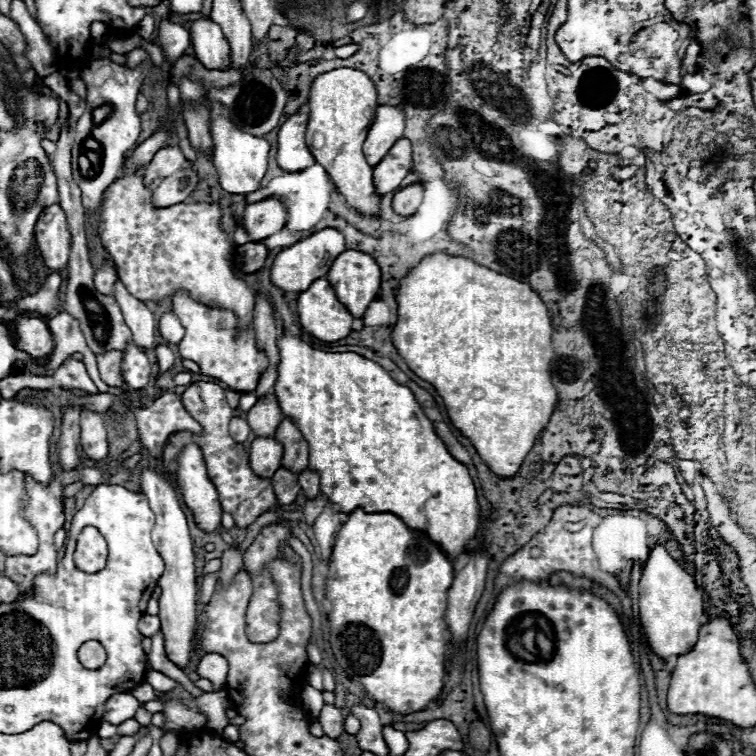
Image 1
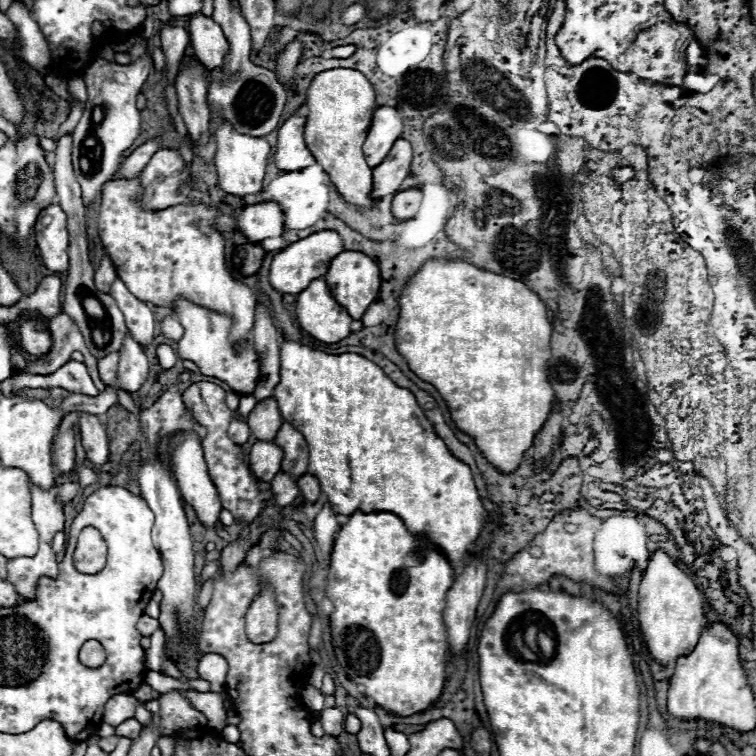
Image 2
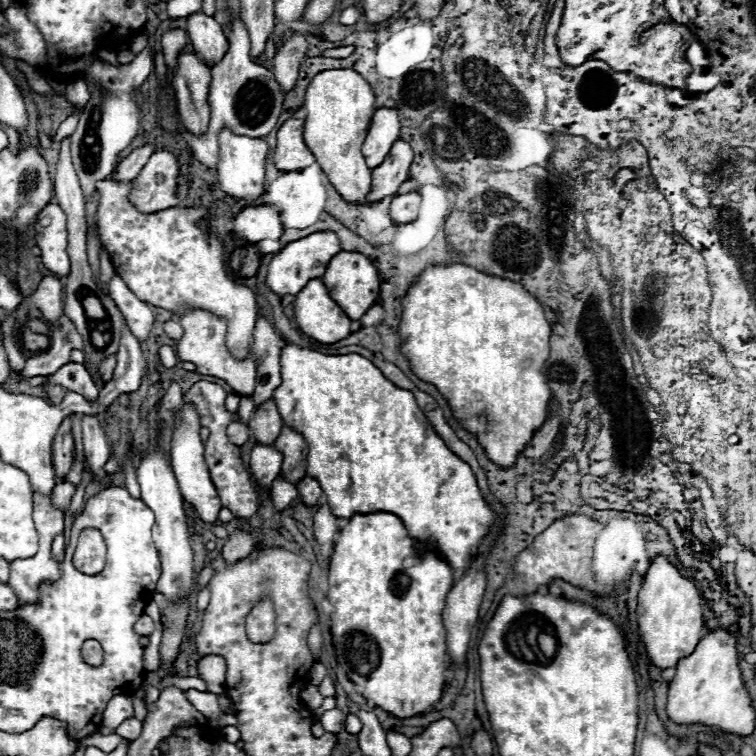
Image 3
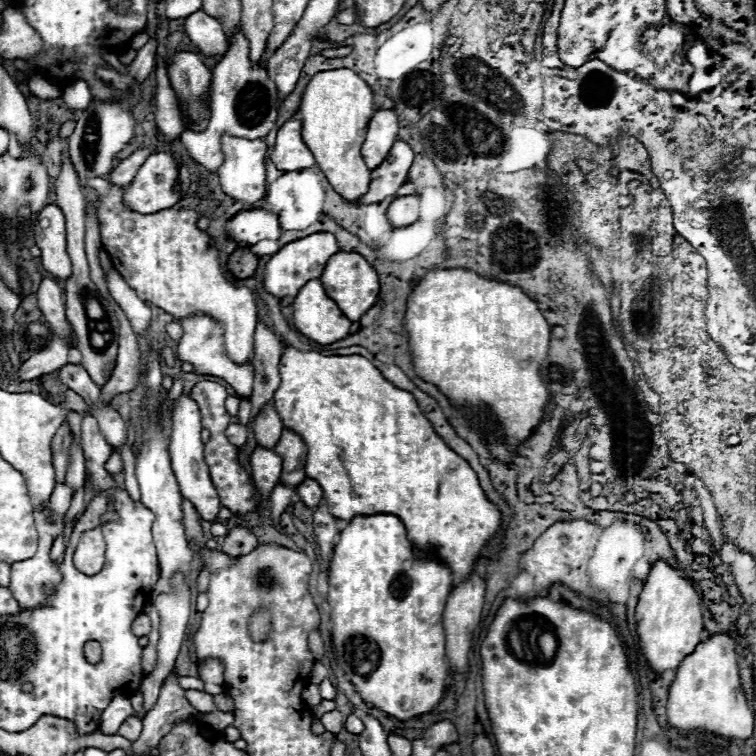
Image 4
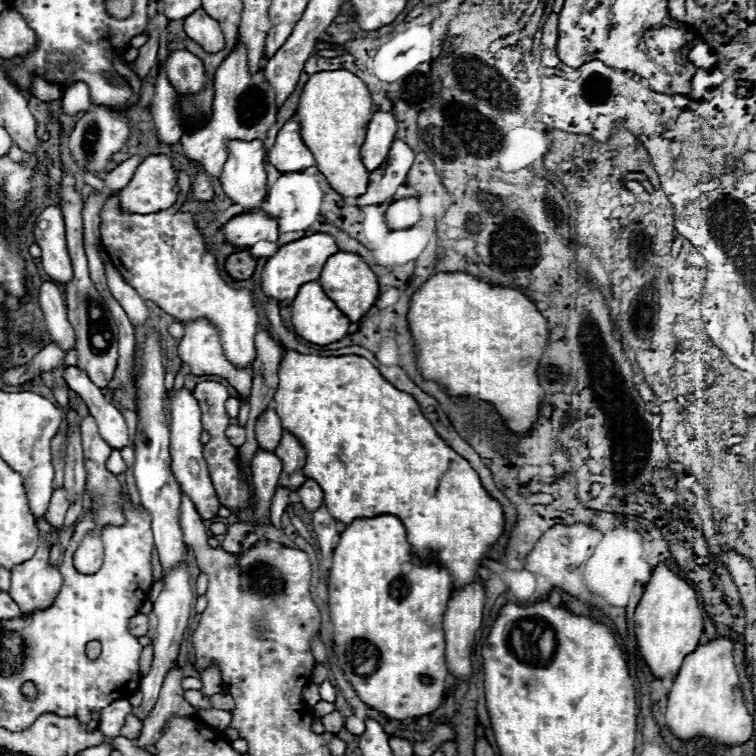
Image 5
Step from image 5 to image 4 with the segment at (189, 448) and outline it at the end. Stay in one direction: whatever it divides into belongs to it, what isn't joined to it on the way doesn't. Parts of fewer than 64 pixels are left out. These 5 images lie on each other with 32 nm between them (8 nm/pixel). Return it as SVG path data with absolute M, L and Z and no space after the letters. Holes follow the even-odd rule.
M182 392L180 398L172 406L172 434L170 434L170 456L172 456L172 470L176 474L176 480L180 484L180 492L184 498L188 498L202 520L216 520L220 510L220 500L214 490L214 484L208 474L208 466L204 462L204 444L200 440L202 424L200 424L200 410L196 402L188 396L188 392Z

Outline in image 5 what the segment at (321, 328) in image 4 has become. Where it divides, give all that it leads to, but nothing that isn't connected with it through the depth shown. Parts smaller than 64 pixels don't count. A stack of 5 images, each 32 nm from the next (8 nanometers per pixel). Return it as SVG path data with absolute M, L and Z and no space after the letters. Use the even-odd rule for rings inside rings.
M318 282L304 284L294 302L290 318L296 336L306 342L326 346L348 336L350 320L322 292Z

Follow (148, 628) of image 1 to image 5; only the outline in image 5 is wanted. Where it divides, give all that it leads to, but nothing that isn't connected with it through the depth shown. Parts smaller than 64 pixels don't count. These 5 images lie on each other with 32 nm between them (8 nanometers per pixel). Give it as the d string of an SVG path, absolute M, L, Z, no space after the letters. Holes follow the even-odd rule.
M136 614L136 618L132 618L132 622L128 624L128 630L136 638L144 636L148 632L148 616L146 614Z

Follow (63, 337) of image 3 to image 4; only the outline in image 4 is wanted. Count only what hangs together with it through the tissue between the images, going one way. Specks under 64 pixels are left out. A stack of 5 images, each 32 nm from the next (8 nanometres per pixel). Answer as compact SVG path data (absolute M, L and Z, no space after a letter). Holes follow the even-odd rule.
M52 338L48 342L48 346L44 346L28 362L24 362L20 366L20 370L10 372L8 378L14 380L14 382L24 382L24 380L34 380L34 378L38 378L42 374L54 372L54 370L58 370L58 368L62 368L66 364L68 350L70 350L70 346L66 346L58 338ZM24 374L26 374L26 378L24 378Z

